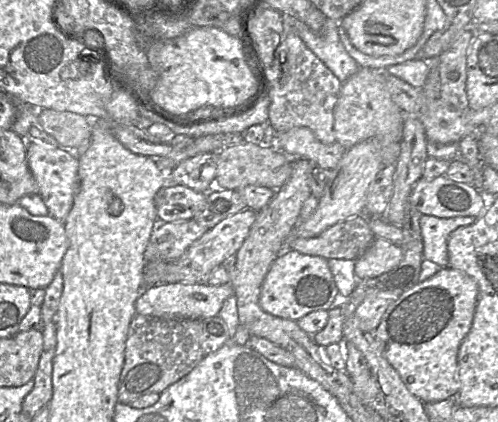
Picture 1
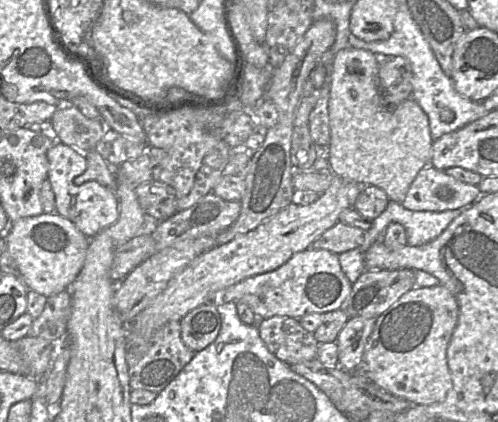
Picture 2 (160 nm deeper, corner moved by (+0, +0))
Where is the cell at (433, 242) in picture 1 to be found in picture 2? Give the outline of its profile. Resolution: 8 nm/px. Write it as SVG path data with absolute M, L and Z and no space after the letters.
M390 201L381 215L372 220L372 226L365 231L361 252L369 249L376 241L382 240L385 230L391 223L400 223L407 234L407 244L421 246L437 238L448 225L463 211L472 205L463 206L457 210L412 211L401 203Z

